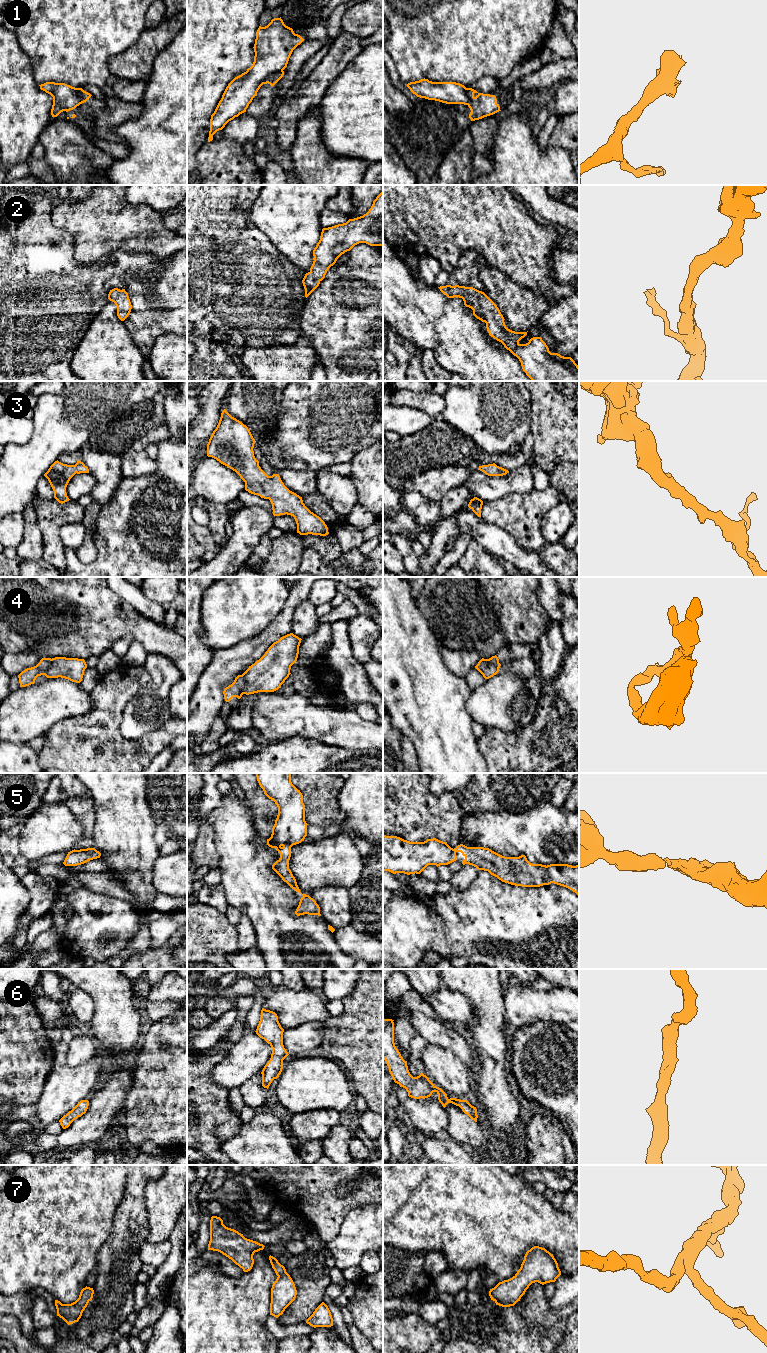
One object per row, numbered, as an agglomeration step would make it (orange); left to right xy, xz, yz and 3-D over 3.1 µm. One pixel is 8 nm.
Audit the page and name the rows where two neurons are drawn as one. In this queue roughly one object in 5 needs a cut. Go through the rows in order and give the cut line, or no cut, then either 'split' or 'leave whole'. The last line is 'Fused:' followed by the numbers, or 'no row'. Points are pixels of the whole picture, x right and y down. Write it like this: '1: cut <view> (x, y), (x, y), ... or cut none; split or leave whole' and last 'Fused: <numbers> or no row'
1: cut xz (282, 69), (274, 72), (267, 82); split
2: cut none; leave whole
3: cut none; leave whole
4: cut xz (241, 675), (245, 682), (245, 693); split
5: cut none; leave whole
6: cut none; leave whole
7: cut none; leave whole
Fused: 1, 4

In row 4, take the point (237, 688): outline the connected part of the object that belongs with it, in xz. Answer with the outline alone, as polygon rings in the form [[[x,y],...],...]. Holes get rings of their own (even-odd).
[[[238,675],[234,682],[223,691],[224,699],[229,702],[233,697],[240,699],[245,694],[246,682],[242,675]]]

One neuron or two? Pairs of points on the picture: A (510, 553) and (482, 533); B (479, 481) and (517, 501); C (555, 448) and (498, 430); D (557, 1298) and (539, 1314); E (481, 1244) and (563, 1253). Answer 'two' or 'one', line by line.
A: one
B: two
C: two
D: two
E: one

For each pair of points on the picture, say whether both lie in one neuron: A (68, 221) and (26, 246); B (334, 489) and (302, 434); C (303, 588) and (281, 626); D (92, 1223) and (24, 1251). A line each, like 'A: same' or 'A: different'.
A: different
B: different
C: same
D: same

